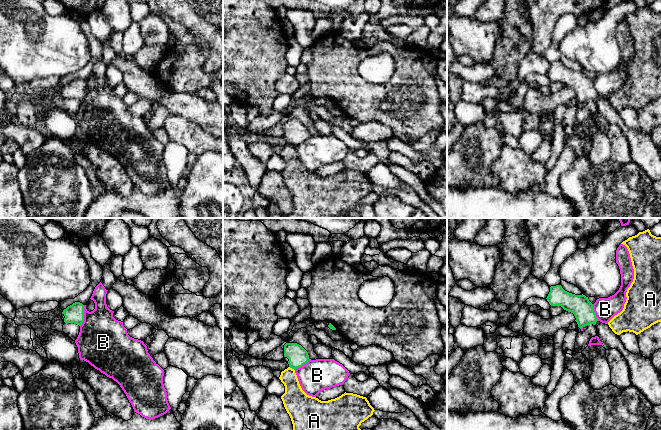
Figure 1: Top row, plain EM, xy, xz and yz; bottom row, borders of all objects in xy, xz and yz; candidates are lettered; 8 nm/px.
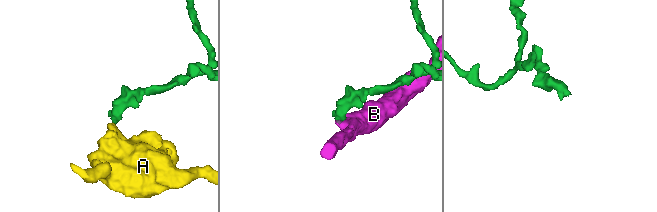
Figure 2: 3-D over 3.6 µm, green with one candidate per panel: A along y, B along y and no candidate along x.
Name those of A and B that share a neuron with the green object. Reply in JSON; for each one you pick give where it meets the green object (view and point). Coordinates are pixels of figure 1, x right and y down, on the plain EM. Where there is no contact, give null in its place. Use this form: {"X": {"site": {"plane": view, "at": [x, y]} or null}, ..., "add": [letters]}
{"add": []}

